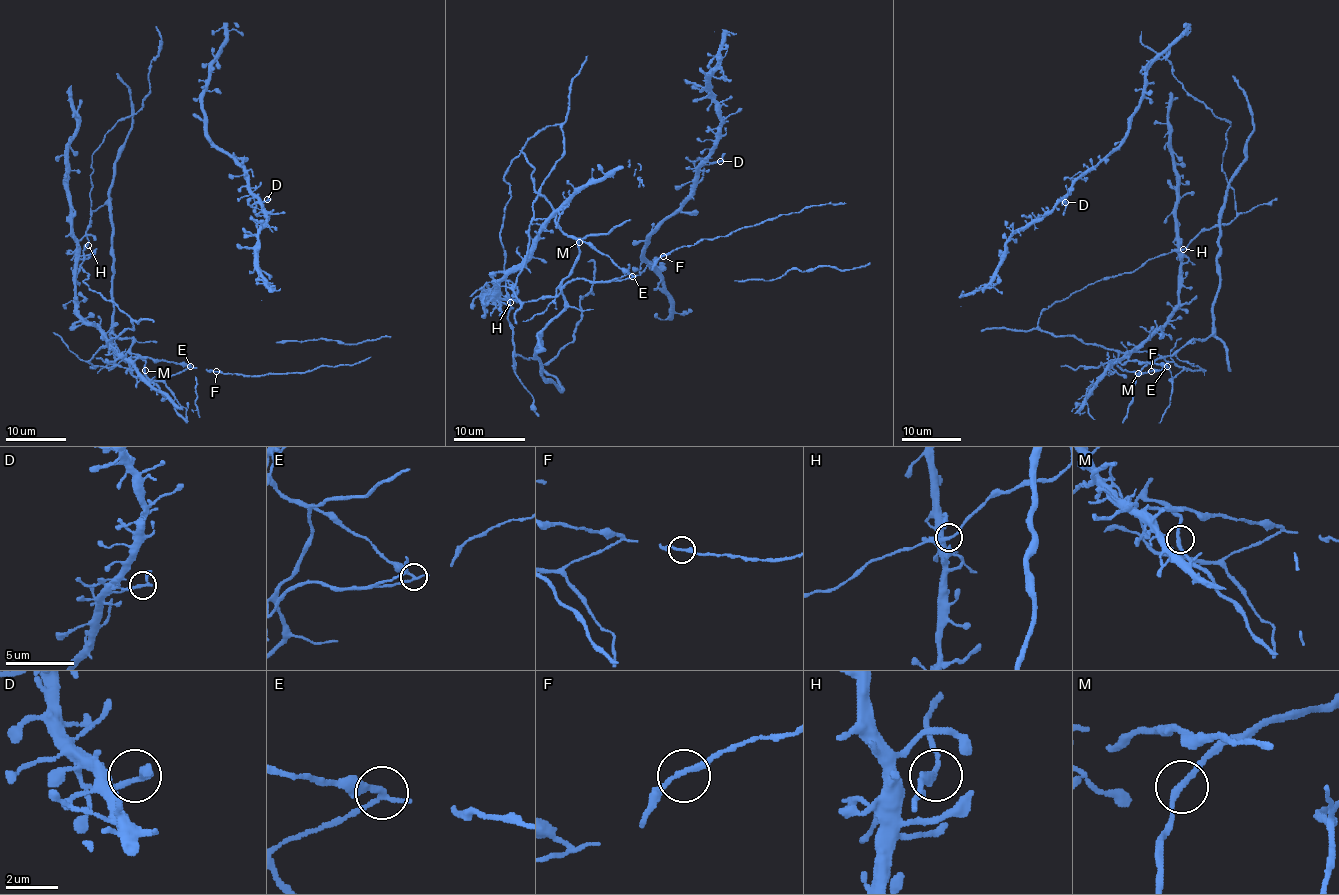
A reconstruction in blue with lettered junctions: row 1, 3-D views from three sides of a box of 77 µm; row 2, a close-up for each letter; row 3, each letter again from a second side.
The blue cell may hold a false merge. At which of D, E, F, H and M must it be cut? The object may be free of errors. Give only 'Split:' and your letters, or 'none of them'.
Split: E

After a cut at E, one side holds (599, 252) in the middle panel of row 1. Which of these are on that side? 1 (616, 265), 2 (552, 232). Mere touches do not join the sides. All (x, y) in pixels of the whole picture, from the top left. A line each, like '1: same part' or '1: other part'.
1: same part
2: other part

